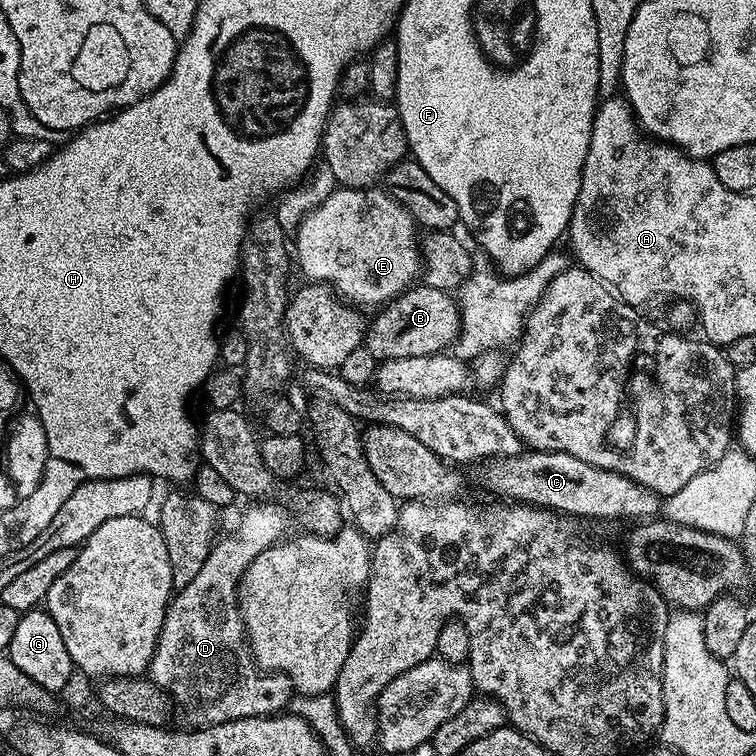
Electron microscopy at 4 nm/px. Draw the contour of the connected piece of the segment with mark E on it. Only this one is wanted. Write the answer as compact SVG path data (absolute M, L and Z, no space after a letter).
M351 186L337 187L335 192L332 192L325 200L320 201L303 220L299 221L296 232L296 240L294 236L294 264L300 267L300 272L308 282L317 284L330 285L333 293L337 297L343 298L347 303L355 306L357 309L365 310L364 308L372 308L371 310L379 309L381 306L388 304L405 292L410 287L413 287L414 281L421 275L422 272L422 252L418 247L418 236L416 240L416 232L418 233L418 225L412 219L412 215L405 209L393 196L388 195L387 191L381 190L379 187L373 186L370 188L353 188Z

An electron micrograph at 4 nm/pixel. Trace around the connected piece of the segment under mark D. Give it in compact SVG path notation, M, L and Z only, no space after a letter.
M252 502L248 509L240 516L240 521L236 524L236 529L229 536L221 535L215 541L210 550L210 554L206 558L206 562L202 562L202 570L198 570L198 575L190 582L190 586L179 589L168 601L168 609L166 610L166 618L162 622L162 630L158 634L158 646L154 650L154 658L152 659L152 667L150 669L150 679L153 684L158 685L168 693L171 703L176 704L184 711L185 725L188 726L207 726L209 724L221 724L227 720L241 720L243 716L246 718L254 718L255 716L275 716L283 713L289 707L289 701L294 696L294 689L291 681L282 672L270 672L260 667L252 657L249 651L249 638L246 635L246 627L244 625L243 614L240 612L240 584L246 570L250 566L250 562L254 562L254 558L258 558L258 554L262 554L262 550L273 548L275 544L281 543L285 539L284 531L288 528L288 512L280 504L268 504L272 502Z

